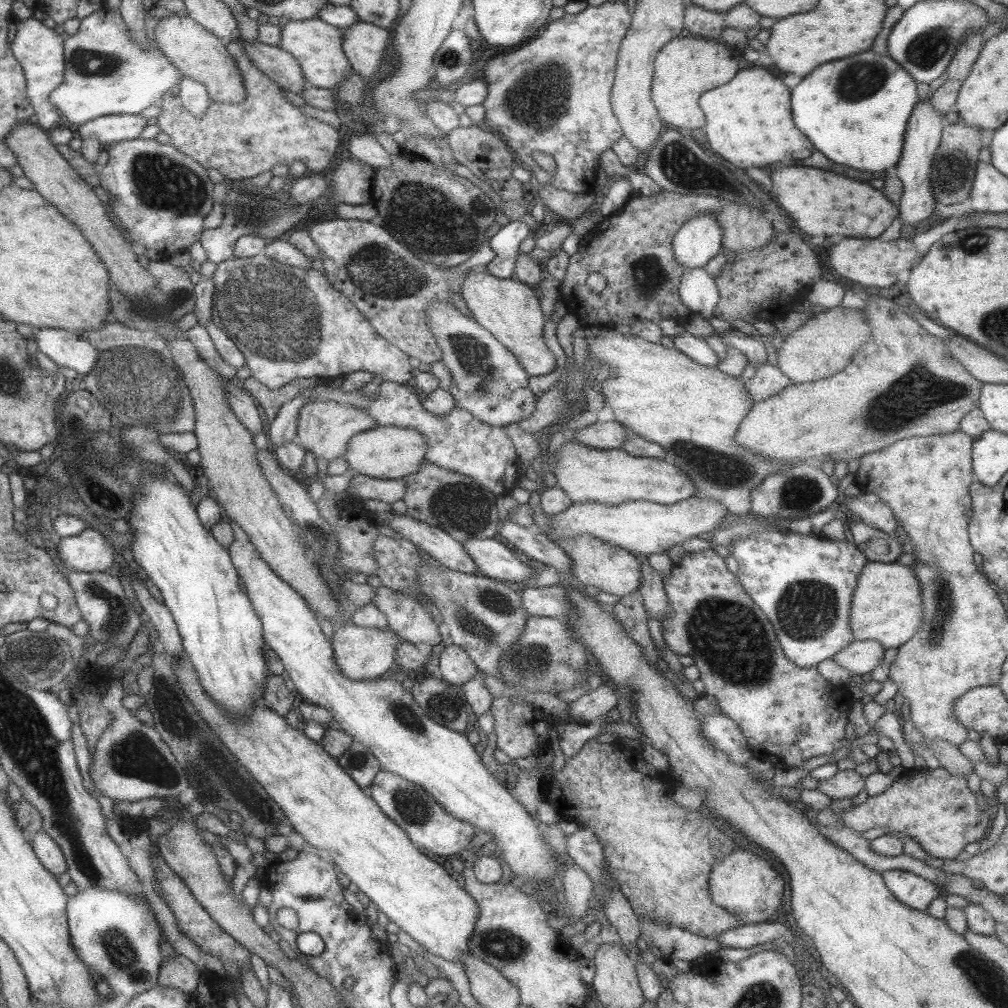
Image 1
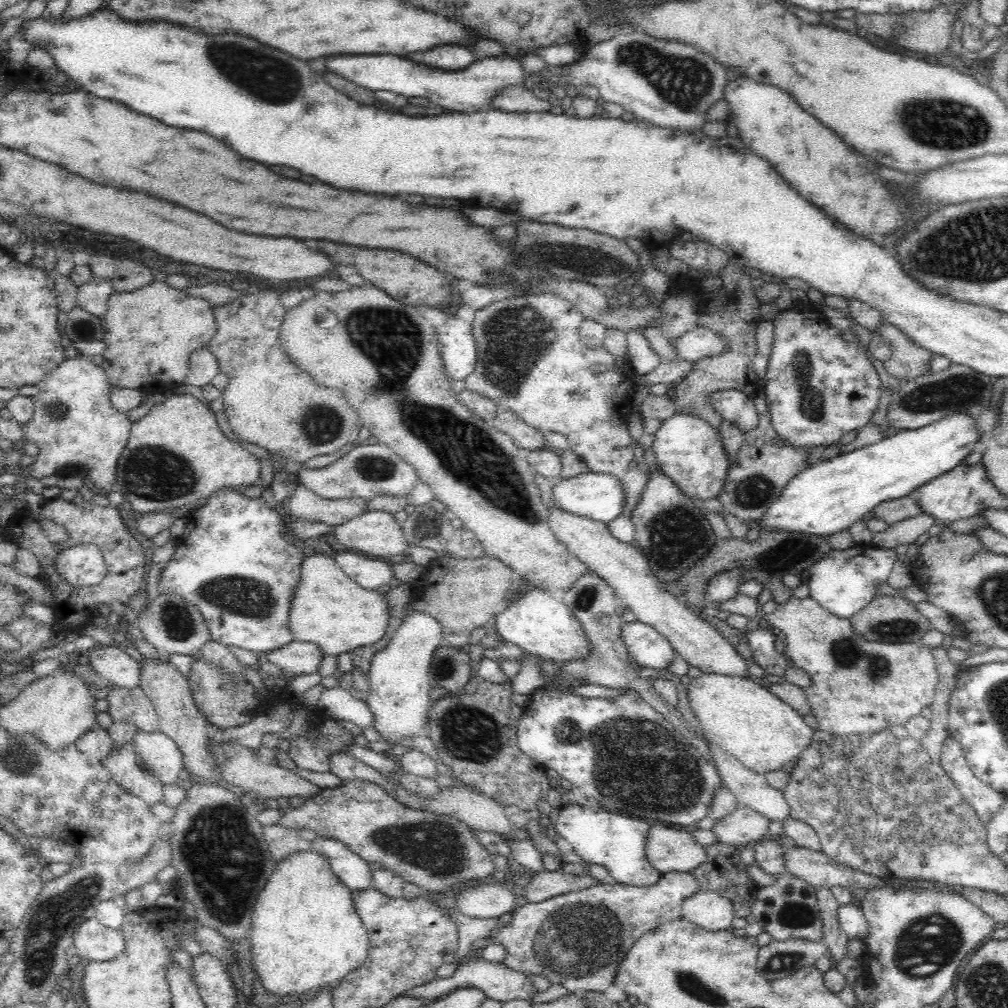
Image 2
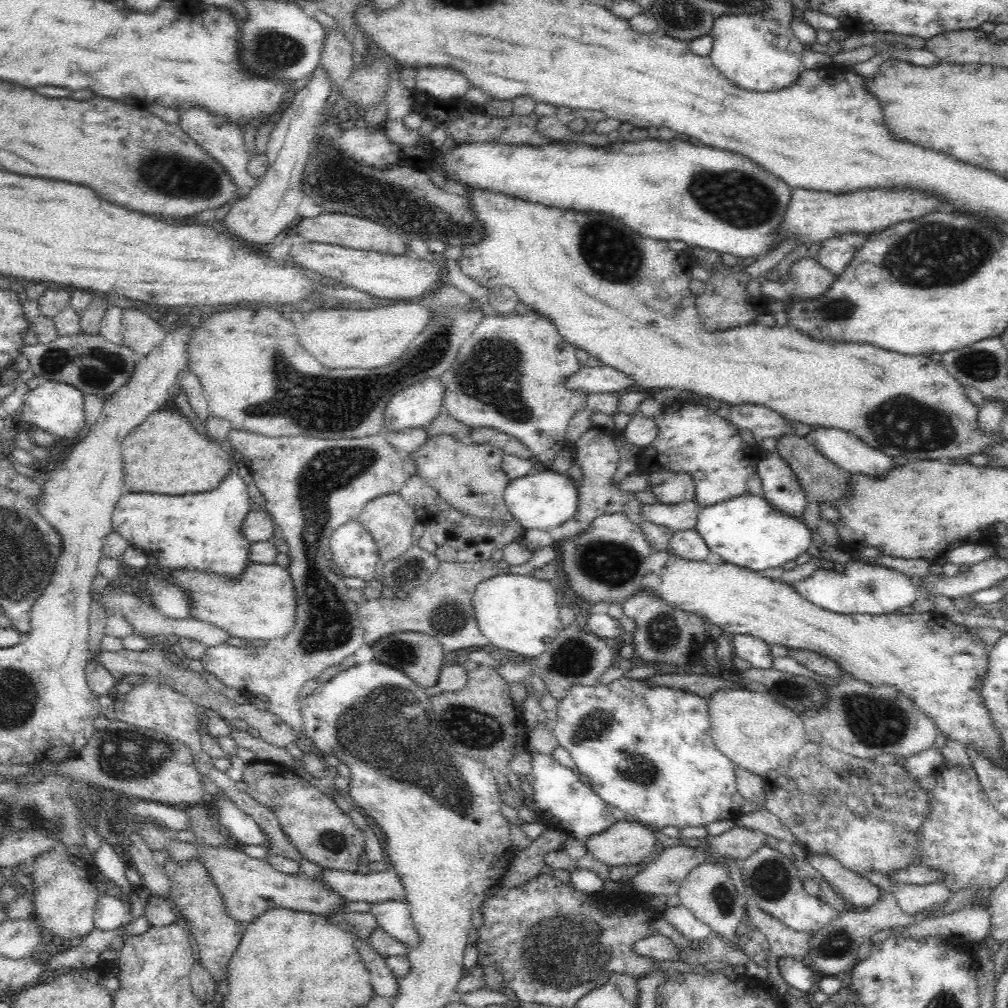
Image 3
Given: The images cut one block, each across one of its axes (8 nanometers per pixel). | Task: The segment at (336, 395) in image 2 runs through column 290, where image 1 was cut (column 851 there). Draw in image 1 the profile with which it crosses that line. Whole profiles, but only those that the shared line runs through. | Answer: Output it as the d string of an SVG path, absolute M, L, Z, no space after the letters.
M871 296L867 308L863 308L863 314L865 314L865 320L867 324L873 328L873 336L870 337L862 347L854 352L852 359L847 364L847 370L831 376L831 378L822 378L815 382L808 383L789 383L784 389L781 389L777 394L766 398L765 400L757 401L752 404L752 408L747 411L747 414L739 422L737 430L735 432L734 440L737 446L748 448L753 454L762 456L766 460L776 460L780 464L786 464L789 460L801 459L802 461L811 461L819 464L823 460L833 460L834 463L843 460L848 462L849 460L855 460L864 454L869 454L874 450L883 449L884 446L893 444L893 442L901 440L902 438L909 438L911 436L929 436L929 435L943 435L953 432L959 428L960 419L967 414L967 412L973 410L978 406L978 396L981 390L982 382L979 382L976 378L973 378L960 364L957 364L956 360L949 356L945 346L939 338L927 334L925 330L921 330L921 326L911 320L909 316L905 316L903 312L897 312L899 310L897 306L893 306L891 300L887 298L881 298L877 300L877 296Z

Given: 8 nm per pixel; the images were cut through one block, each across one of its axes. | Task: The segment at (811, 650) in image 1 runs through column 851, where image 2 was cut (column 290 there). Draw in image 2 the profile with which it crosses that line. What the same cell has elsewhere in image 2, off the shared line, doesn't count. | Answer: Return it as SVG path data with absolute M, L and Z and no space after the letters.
M231 486L219 488L212 492L212 494L209 494L206 497L205 504L202 504L202 506L195 510L192 509L186 517L188 518L188 522L186 522L184 534L176 538L176 550L174 550L170 561L160 570L160 593L162 595L176 594L192 606L195 606L200 611L206 623L211 640L218 644L223 644L223 646L226 647L234 646L244 648L245 650L252 650L259 655L264 652L270 652L270 650L276 650L276 648L280 648L280 646L286 646L285 644L293 640L289 628L287 627L287 618L290 598L292 598L292 592L294 592L296 586L298 586L298 578L300 578L299 569L300 564L302 564L304 560L304 556L300 550L282 538L282 532L280 532L280 530L282 530L284 521L280 520L280 516L276 511L273 508L269 508L261 498L248 497L243 495L242 489L234 489L234 487Z

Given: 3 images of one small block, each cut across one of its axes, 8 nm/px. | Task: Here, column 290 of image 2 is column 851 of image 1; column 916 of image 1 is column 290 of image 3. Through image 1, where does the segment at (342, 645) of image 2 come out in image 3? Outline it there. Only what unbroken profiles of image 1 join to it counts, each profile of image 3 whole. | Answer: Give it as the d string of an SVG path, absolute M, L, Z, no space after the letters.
M248 563L244 568L241 578L232 579L216 573L206 573L203 570L153 570L144 575L147 582L150 576L163 578L167 584L174 584L187 593L190 600L190 616L193 619L207 622L214 625L232 636L247 640L272 640L272 638L282 638L290 632L294 624L294 610L296 610L295 591L288 569L278 566L278 564L258 564Z

